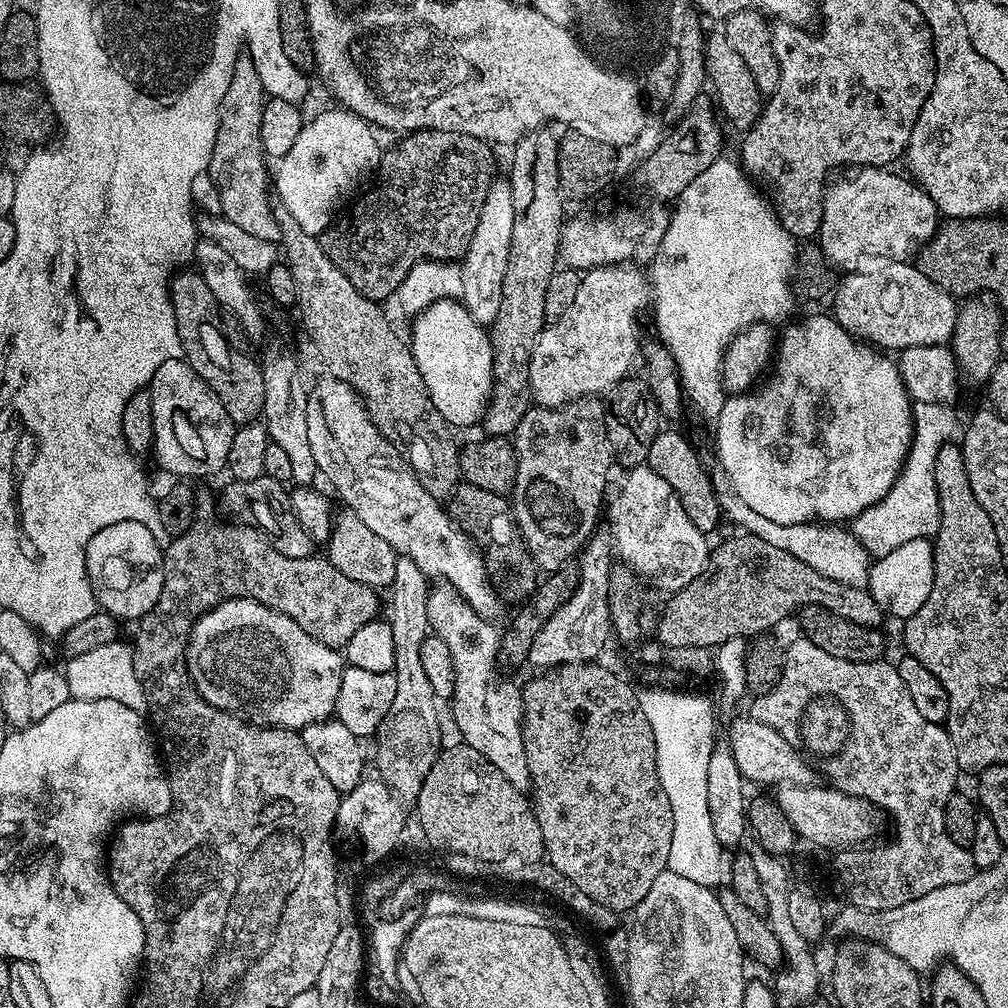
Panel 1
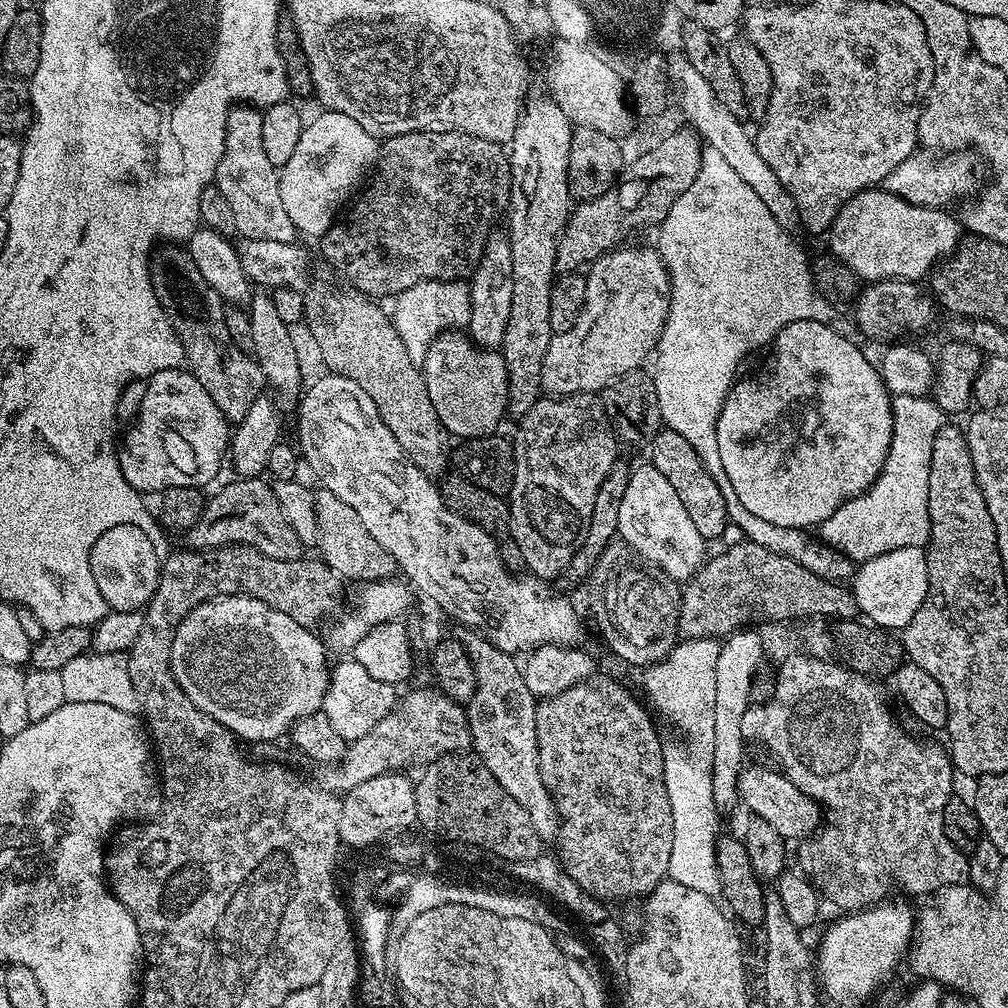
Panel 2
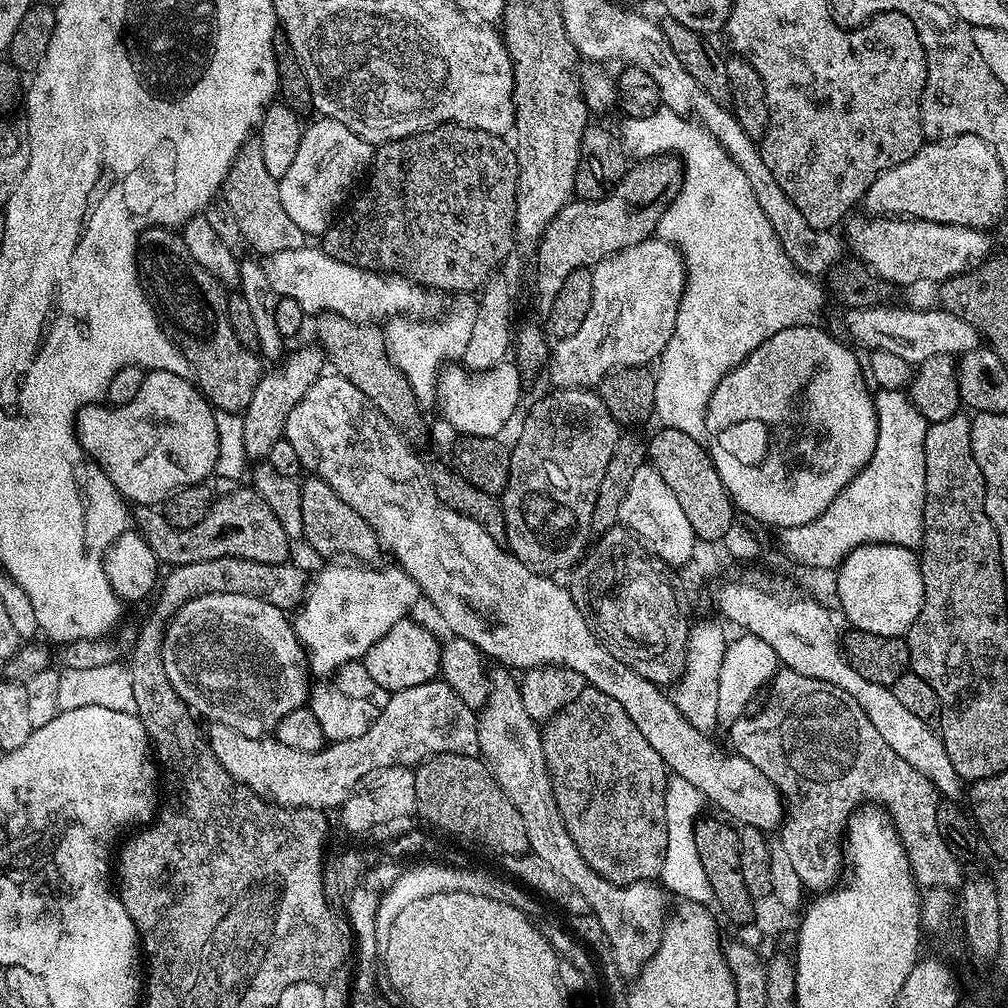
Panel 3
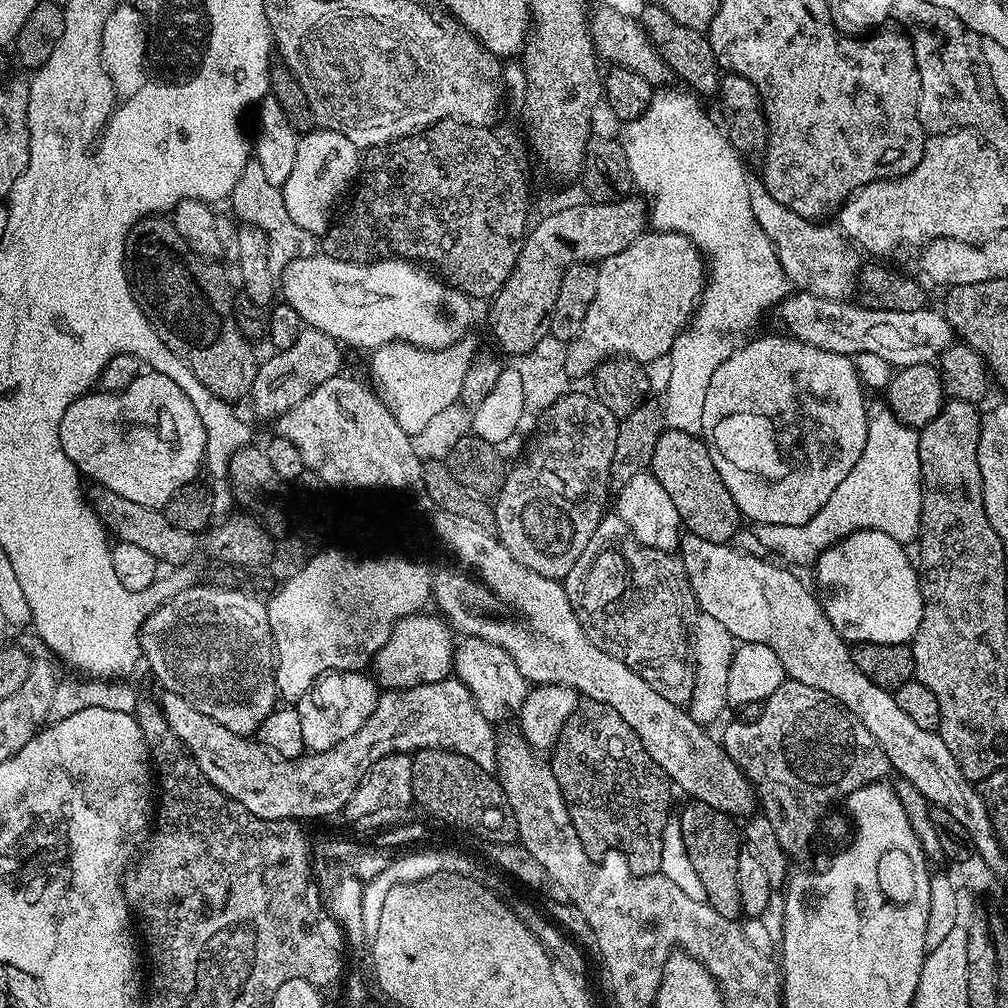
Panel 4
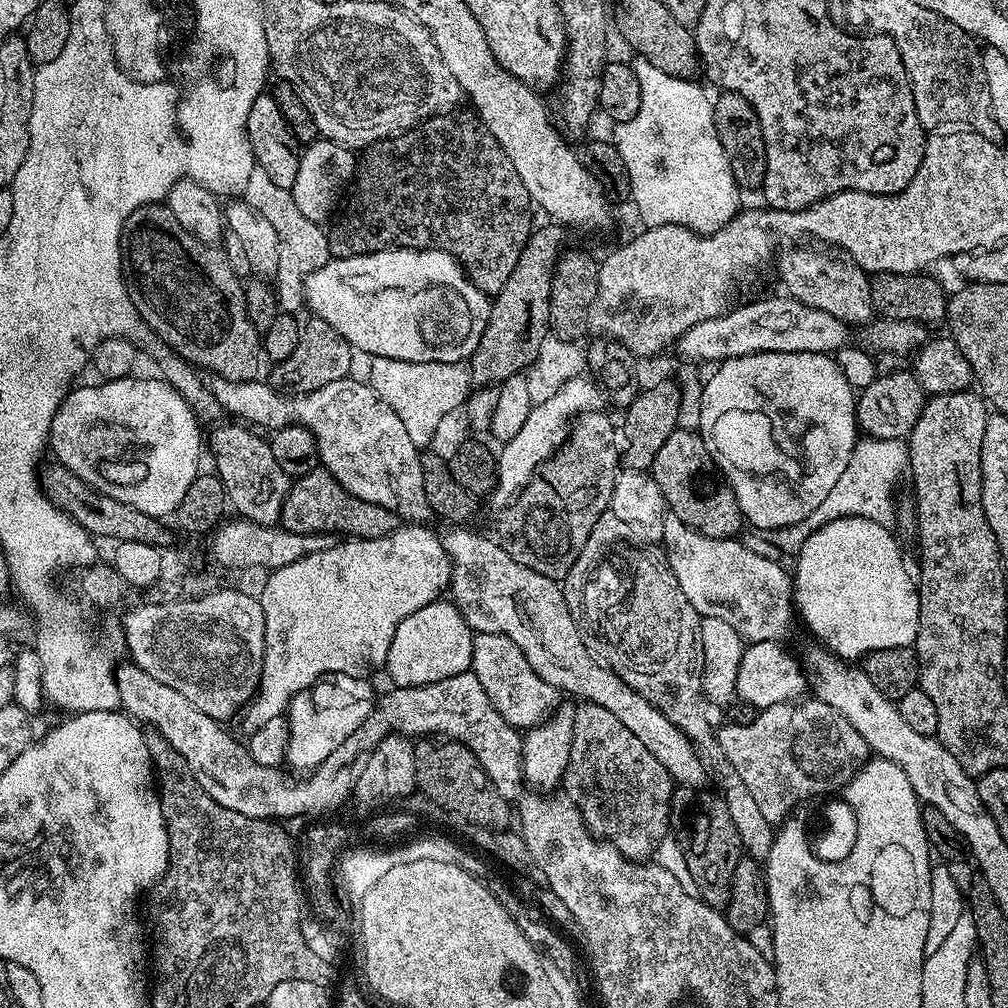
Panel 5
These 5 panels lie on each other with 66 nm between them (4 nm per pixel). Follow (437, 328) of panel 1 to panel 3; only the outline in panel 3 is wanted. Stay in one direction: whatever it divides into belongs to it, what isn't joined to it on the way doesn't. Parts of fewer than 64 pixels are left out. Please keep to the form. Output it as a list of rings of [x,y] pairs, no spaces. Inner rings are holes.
[[[511,359],[503,360],[485,372],[469,372],[463,366],[448,366],[439,375],[435,403],[440,406],[439,415],[448,420],[457,433],[499,437],[520,404],[520,383],[520,370]]]

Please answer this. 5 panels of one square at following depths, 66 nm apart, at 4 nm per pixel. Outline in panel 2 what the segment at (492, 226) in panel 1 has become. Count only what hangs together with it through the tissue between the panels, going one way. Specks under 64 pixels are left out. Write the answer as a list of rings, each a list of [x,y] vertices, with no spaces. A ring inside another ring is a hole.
[[[489,235],[484,243],[480,260],[471,269],[469,283],[470,318],[466,327],[467,335],[477,348],[499,349],[506,334],[506,322],[510,316],[512,297],[512,255],[507,235]]]

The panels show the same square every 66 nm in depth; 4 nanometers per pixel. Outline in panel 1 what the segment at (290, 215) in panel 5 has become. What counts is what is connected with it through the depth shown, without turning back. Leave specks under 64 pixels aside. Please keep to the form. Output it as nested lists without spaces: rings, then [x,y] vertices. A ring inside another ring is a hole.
[[[241,55],[232,71],[230,86],[220,103],[218,134],[214,142],[210,175],[218,194],[222,194],[223,216],[242,230],[254,234],[254,238],[276,242],[279,241],[280,231],[272,213],[274,200],[270,195],[270,168],[268,172],[269,165],[260,141],[265,103],[266,93],[254,62],[251,56]]]

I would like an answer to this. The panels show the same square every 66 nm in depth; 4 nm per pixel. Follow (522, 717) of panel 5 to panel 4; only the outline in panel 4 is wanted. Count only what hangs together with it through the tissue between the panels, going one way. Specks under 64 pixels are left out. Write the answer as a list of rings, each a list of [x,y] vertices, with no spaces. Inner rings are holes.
[[[463,637],[456,645],[456,653],[452,656],[452,670],[455,679],[460,680],[470,690],[478,710],[486,714],[493,722],[507,712],[519,713],[524,699],[530,691],[530,681],[514,666],[514,658],[502,650],[502,646],[494,646],[494,642],[486,642],[486,638]]]

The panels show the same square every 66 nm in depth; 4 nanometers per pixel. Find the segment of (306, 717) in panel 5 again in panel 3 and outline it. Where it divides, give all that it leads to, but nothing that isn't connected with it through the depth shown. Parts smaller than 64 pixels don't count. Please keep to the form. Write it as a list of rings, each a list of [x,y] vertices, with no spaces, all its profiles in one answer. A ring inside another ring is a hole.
[[[360,662],[342,666],[327,683],[317,684],[320,685],[317,688],[315,685],[310,692],[310,707],[328,742],[358,738],[358,734],[366,734],[378,714],[382,714],[390,695],[382,686],[378,686],[378,682],[374,682],[374,678],[370,678],[370,674],[366,674]]]

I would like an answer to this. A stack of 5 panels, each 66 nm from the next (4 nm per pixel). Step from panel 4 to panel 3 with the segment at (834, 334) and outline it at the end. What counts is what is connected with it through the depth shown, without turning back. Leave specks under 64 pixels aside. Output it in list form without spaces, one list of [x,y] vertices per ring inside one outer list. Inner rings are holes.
[[[933,306],[923,312],[920,308],[854,308],[845,311],[844,328],[872,352],[889,352],[902,358],[910,366],[918,366],[926,358],[935,356],[959,357],[965,352],[981,347],[982,337],[974,326],[962,322],[954,314]]]

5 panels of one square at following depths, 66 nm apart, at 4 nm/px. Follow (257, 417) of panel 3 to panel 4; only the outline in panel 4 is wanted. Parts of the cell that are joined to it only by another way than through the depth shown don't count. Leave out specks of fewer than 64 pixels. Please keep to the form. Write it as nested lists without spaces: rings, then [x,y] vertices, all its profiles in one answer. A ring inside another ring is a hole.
[[[304,327],[298,334],[294,346],[273,351],[268,361],[261,363],[256,370],[254,386],[250,393],[252,408],[268,422],[275,422],[286,410],[298,406],[302,398],[314,394],[322,382],[330,382],[330,378],[341,375],[344,364],[344,352],[340,341],[335,340],[317,328]]]

